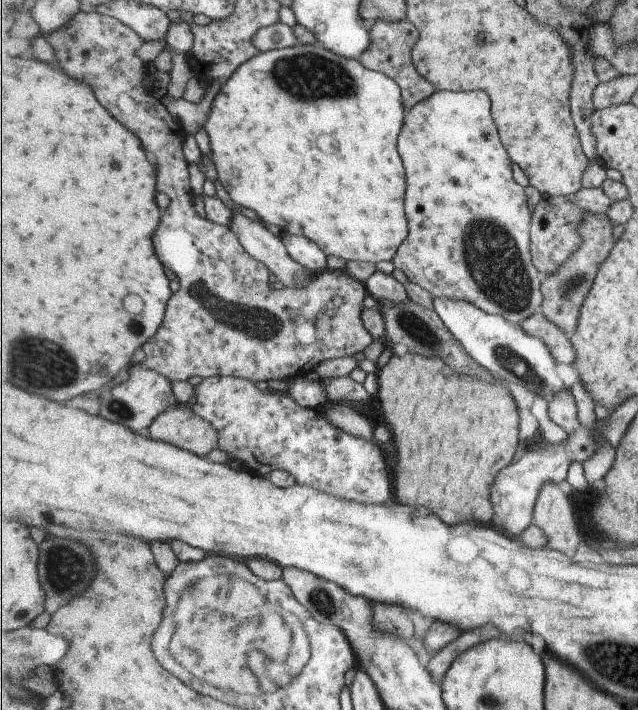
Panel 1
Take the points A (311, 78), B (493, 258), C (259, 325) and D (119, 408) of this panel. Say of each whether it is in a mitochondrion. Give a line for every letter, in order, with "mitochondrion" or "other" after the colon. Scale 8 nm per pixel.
A: mitochondrion
B: mitochondrion
C: mitochondrion
D: mitochondrion

